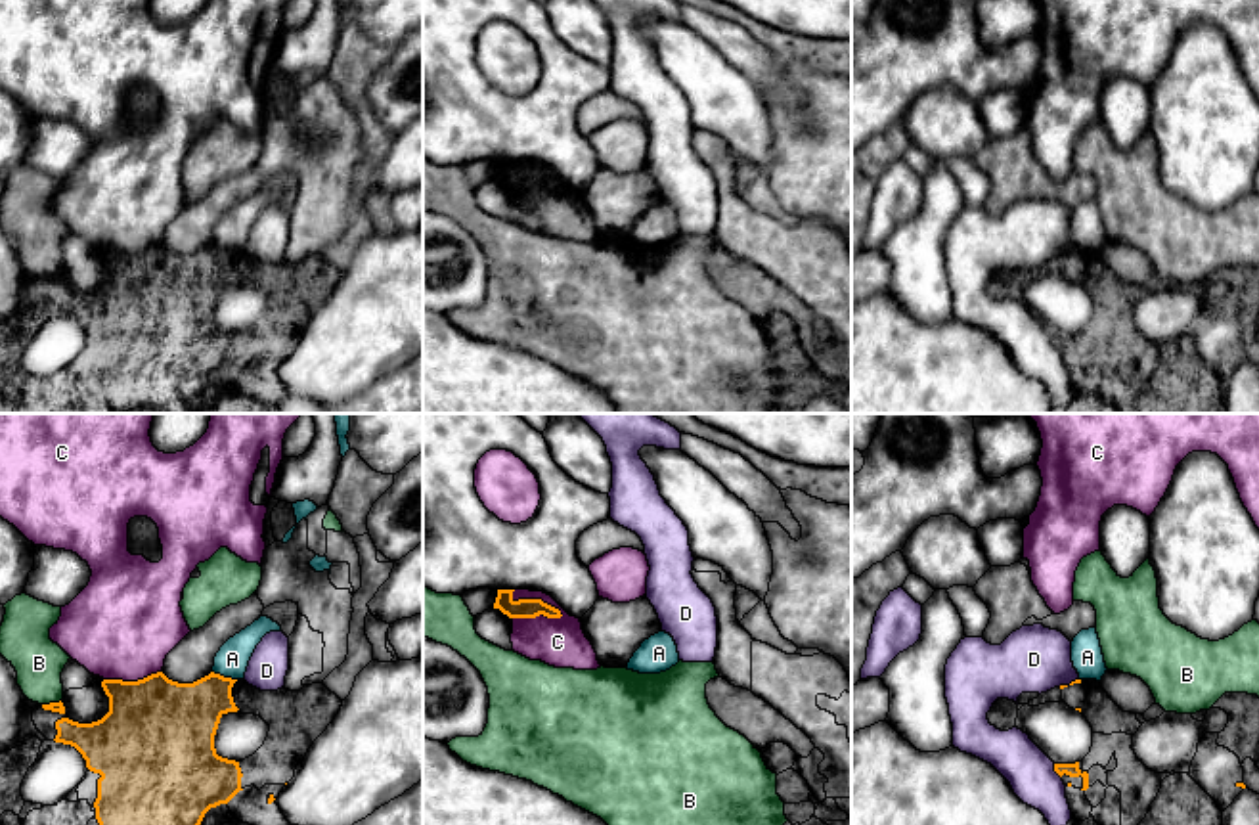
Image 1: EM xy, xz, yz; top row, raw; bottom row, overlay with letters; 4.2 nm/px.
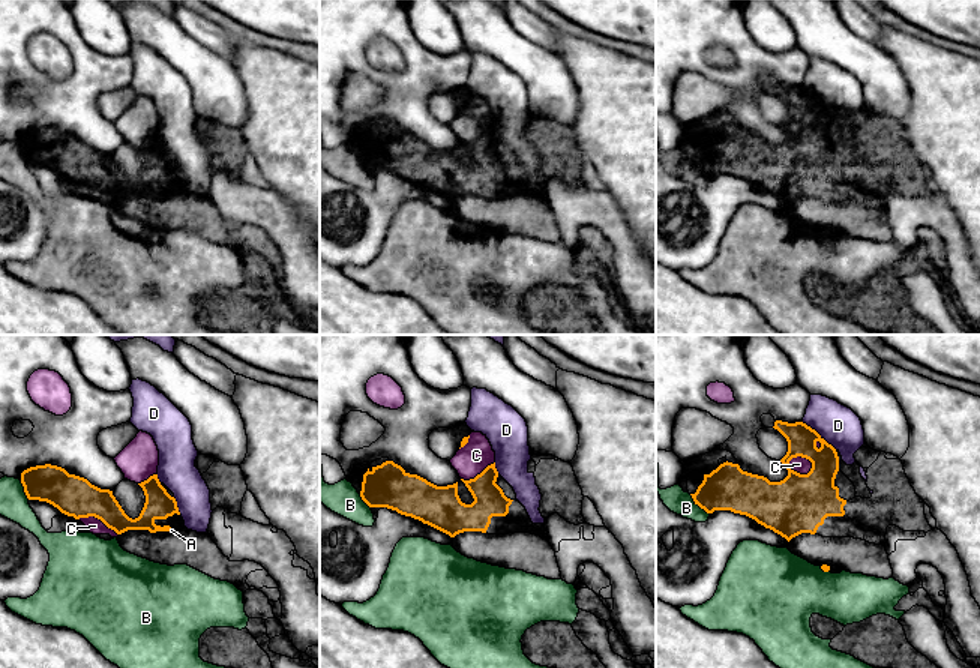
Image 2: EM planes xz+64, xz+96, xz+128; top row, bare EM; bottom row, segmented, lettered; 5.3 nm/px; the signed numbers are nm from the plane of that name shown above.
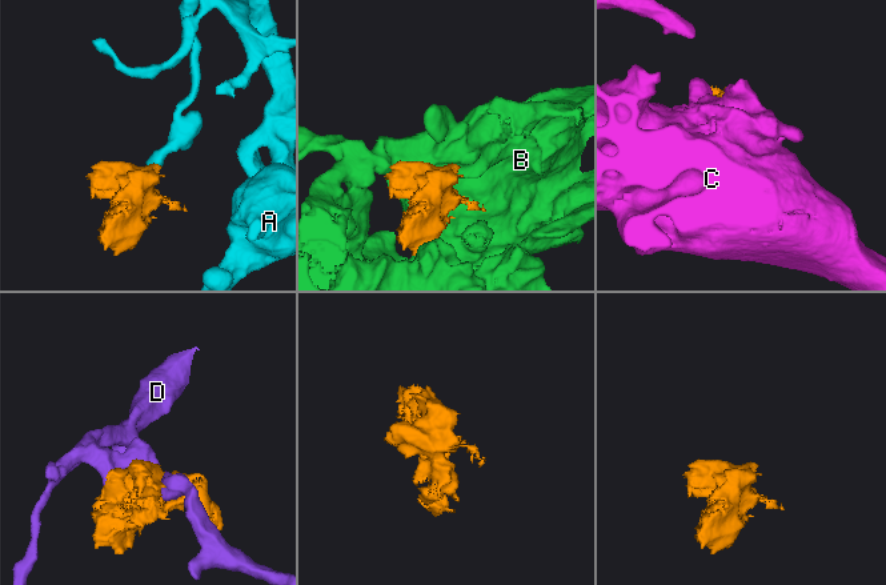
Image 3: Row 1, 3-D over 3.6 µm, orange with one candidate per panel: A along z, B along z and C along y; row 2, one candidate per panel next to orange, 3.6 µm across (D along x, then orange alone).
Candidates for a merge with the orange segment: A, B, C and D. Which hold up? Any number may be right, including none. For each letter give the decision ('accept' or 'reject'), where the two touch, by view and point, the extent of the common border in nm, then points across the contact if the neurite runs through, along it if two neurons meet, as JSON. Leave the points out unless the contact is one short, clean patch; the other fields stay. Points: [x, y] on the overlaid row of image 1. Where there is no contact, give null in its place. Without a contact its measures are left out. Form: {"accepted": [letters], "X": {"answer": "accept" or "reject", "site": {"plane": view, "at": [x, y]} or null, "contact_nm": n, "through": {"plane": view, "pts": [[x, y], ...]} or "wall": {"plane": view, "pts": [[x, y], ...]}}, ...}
{"accepted": [], "A": {"answer": "reject", "site": {"plane": "xy", "at": [222, 676]}, "contact_nm": 110, "wall": {"plane": "xy", "pts": [[213, 670], [236, 680]]}}, "B": {"answer": "reject", "site": {"plane": "xy", "at": [50, 703]}, "contact_nm": 80}, "C": {"answer": "reject", "site": {"plane": "xz", "at": [536, 600]}, "contact_nm": 240}, "D": {"answer": "reject", "site": {"plane": "yz", "at": [1055, 770]}, "contact_nm": 70}}

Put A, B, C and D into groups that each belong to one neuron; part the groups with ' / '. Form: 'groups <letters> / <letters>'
groups A / B / C / D

